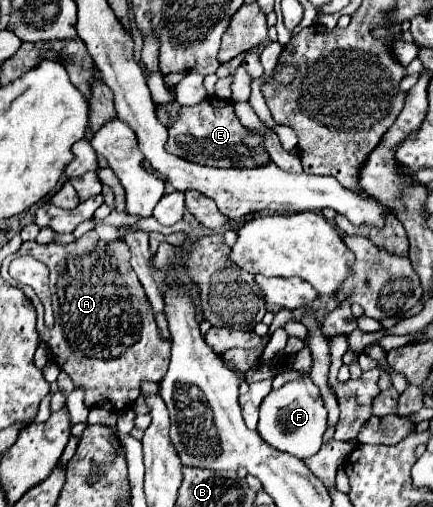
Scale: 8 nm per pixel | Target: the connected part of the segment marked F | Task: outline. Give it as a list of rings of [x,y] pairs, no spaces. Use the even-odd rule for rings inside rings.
[[[302,374],[300,378],[286,382],[282,388],[272,390],[264,398],[264,402],[260,406],[258,432],[272,448],[284,450],[284,452],[304,460],[320,450],[322,434],[328,428],[326,418],[328,418],[328,410],[320,396],[320,388],[316,388],[316,384],[312,384],[308,374]]]

